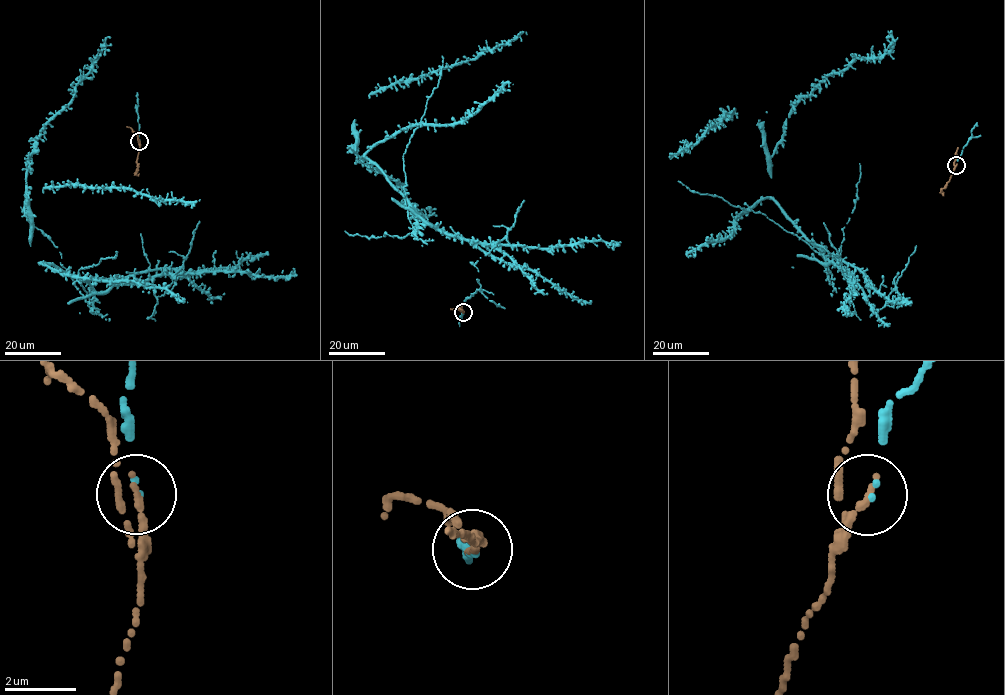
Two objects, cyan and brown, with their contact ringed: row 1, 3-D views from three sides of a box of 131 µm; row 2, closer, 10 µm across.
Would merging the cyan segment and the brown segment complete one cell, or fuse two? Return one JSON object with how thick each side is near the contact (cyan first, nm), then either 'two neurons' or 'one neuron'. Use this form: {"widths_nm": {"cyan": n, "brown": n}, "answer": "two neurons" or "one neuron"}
{"widths_nm": {"cyan": 130, "brown": 220}, "answer": "one neuron"}

